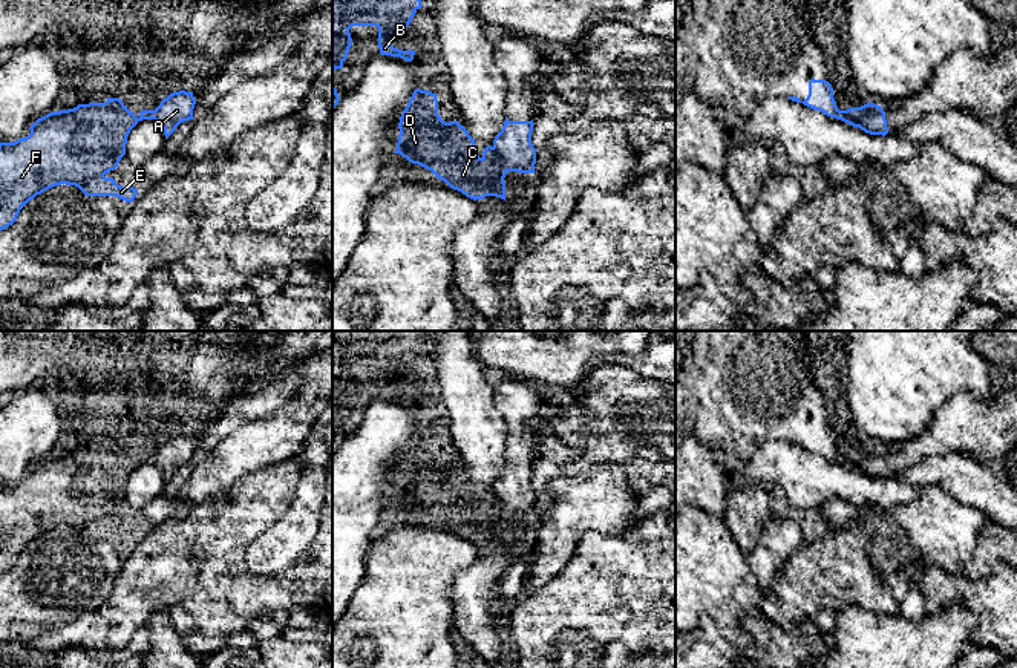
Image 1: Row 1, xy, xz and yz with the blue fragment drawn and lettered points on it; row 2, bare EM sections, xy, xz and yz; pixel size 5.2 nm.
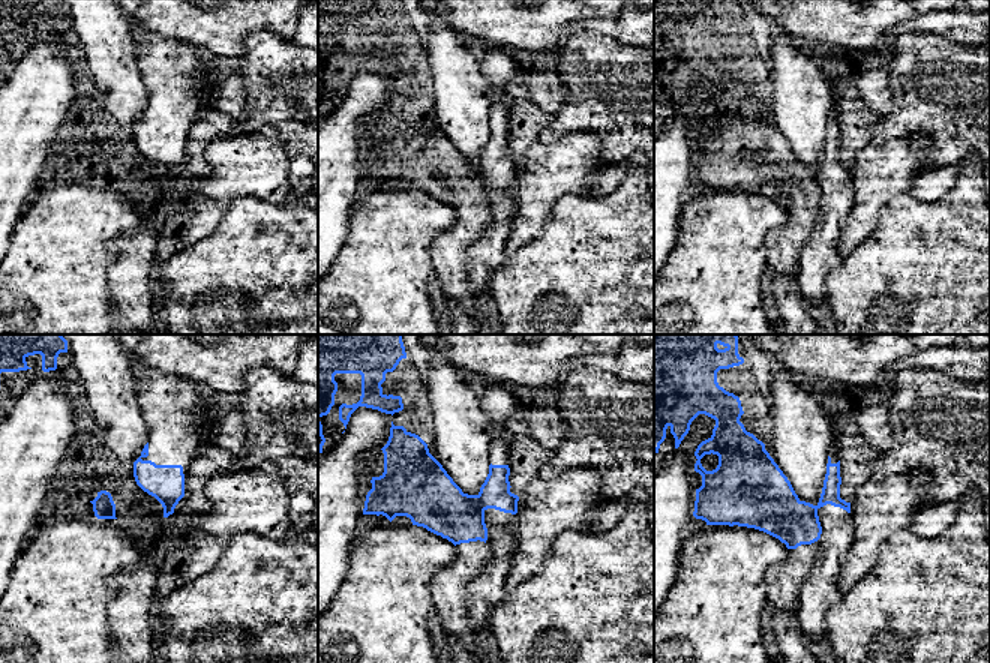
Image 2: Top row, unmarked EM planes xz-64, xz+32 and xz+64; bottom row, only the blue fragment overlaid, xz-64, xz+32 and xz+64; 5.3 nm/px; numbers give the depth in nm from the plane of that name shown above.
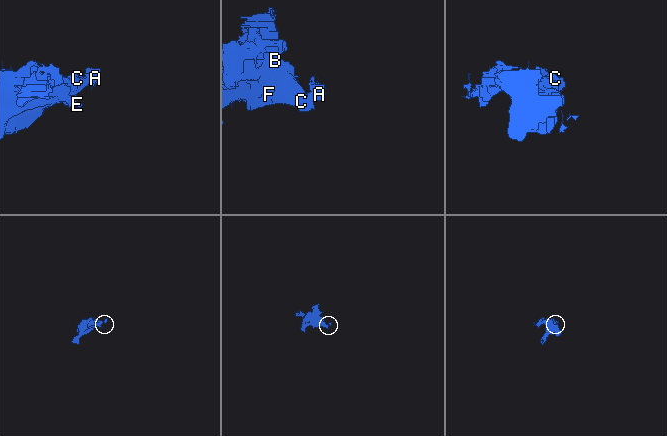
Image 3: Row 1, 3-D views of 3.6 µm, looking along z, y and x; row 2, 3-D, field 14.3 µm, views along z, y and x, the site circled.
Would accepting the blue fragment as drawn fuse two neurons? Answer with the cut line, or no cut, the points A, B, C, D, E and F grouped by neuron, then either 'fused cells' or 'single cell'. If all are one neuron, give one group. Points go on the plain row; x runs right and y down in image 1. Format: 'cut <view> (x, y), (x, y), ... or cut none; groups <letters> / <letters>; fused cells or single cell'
cut xz (492, 491), (507, 514); groups A / B C D E F; fused cells

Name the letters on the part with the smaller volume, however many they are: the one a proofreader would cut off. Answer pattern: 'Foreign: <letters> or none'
Foreign: A

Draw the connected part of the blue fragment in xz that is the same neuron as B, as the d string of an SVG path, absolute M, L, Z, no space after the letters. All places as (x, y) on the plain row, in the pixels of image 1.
M332 331L332 414L342 412L348 401L352 369L377 369L380 397L412 404L415 394L400 394L392 386L421 349L420 331Z

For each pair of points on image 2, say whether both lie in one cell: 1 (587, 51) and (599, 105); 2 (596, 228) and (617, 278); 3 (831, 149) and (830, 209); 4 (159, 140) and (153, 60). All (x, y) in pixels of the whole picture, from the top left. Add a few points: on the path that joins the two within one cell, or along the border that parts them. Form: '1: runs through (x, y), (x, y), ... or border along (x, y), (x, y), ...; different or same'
1: runs through (590, 65), (596, 72), (596, 92); same
2: runs through (596, 240), (596, 257), (605, 266); same
3: runs through (831, 164), (831, 194); same
4: runs through (159, 120), (159, 80); same

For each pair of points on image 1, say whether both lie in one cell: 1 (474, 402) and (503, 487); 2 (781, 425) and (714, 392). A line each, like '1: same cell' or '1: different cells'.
1: different cells
2: same cell

